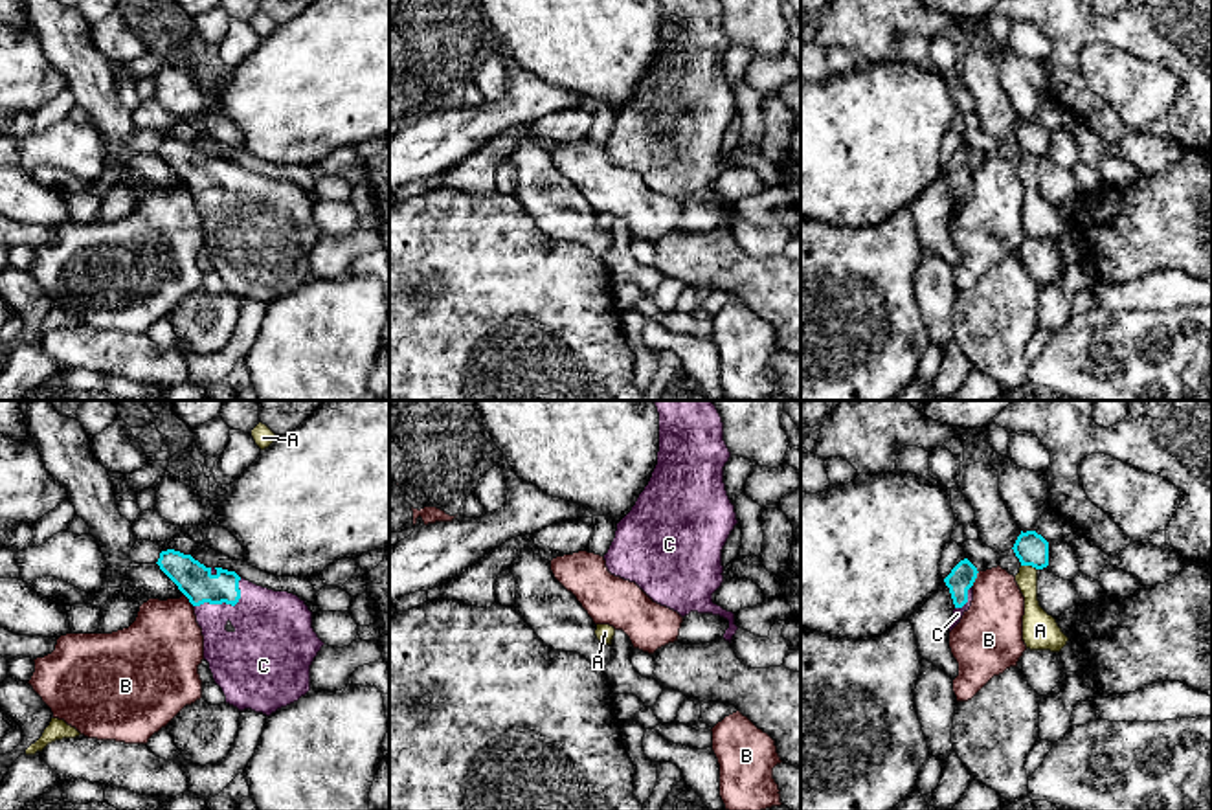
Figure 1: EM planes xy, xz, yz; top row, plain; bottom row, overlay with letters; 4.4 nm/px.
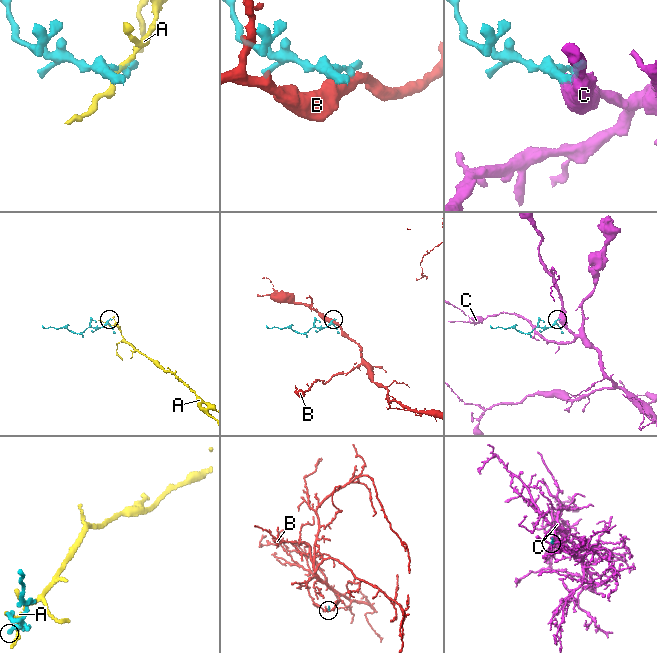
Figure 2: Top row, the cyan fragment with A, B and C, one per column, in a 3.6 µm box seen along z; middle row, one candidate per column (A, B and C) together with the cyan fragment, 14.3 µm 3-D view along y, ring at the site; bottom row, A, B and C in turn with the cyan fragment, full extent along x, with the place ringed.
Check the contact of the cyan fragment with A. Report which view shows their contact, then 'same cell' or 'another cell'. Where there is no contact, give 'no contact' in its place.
yz | another cell

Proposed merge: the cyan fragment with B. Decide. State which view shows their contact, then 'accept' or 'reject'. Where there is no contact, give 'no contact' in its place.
yz | reject

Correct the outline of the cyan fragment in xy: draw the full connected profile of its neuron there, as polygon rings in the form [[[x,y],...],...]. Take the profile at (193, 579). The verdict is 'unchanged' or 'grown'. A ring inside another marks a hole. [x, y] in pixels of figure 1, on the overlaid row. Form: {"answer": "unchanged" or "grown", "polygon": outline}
{"answer": "grown", "polygon": [[[174,549],[162,551],[156,564],[193,604],[204,636],[204,659],[226,703],[270,716],[310,691],[310,665],[325,643],[312,628],[305,601],[257,586],[235,571],[206,568]]]}

